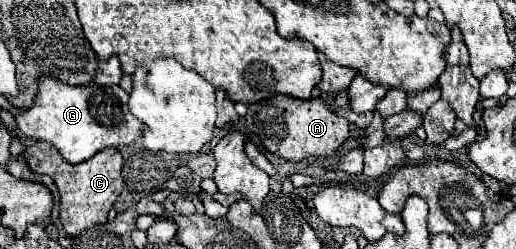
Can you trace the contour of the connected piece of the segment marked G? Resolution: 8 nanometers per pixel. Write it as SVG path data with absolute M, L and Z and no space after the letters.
M40 77L38 79L38 95L34 99L34 103L28 109L22 109L16 113L16 125L18 129L26 135L32 137L36 141L48 141L52 143L66 161L70 163L82 163L86 159L90 159L96 151L104 149L104 147L122 147L122 145L130 145L142 131L142 121L136 119L130 109L128 109L128 93L120 87L120 85L110 85L110 87L102 87L96 83L88 83L88 85L68 85L62 83L58 79L50 79L50 77Z

